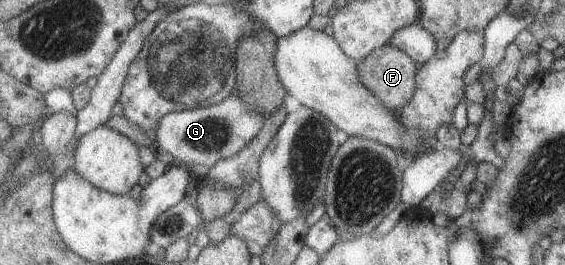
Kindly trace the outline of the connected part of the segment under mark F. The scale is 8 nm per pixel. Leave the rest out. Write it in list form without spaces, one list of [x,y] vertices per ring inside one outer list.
[[[387,43],[374,49],[362,60],[356,61],[356,68],[364,87],[375,95],[381,105],[393,111],[399,111],[407,105],[414,94],[415,62],[404,51]]]

